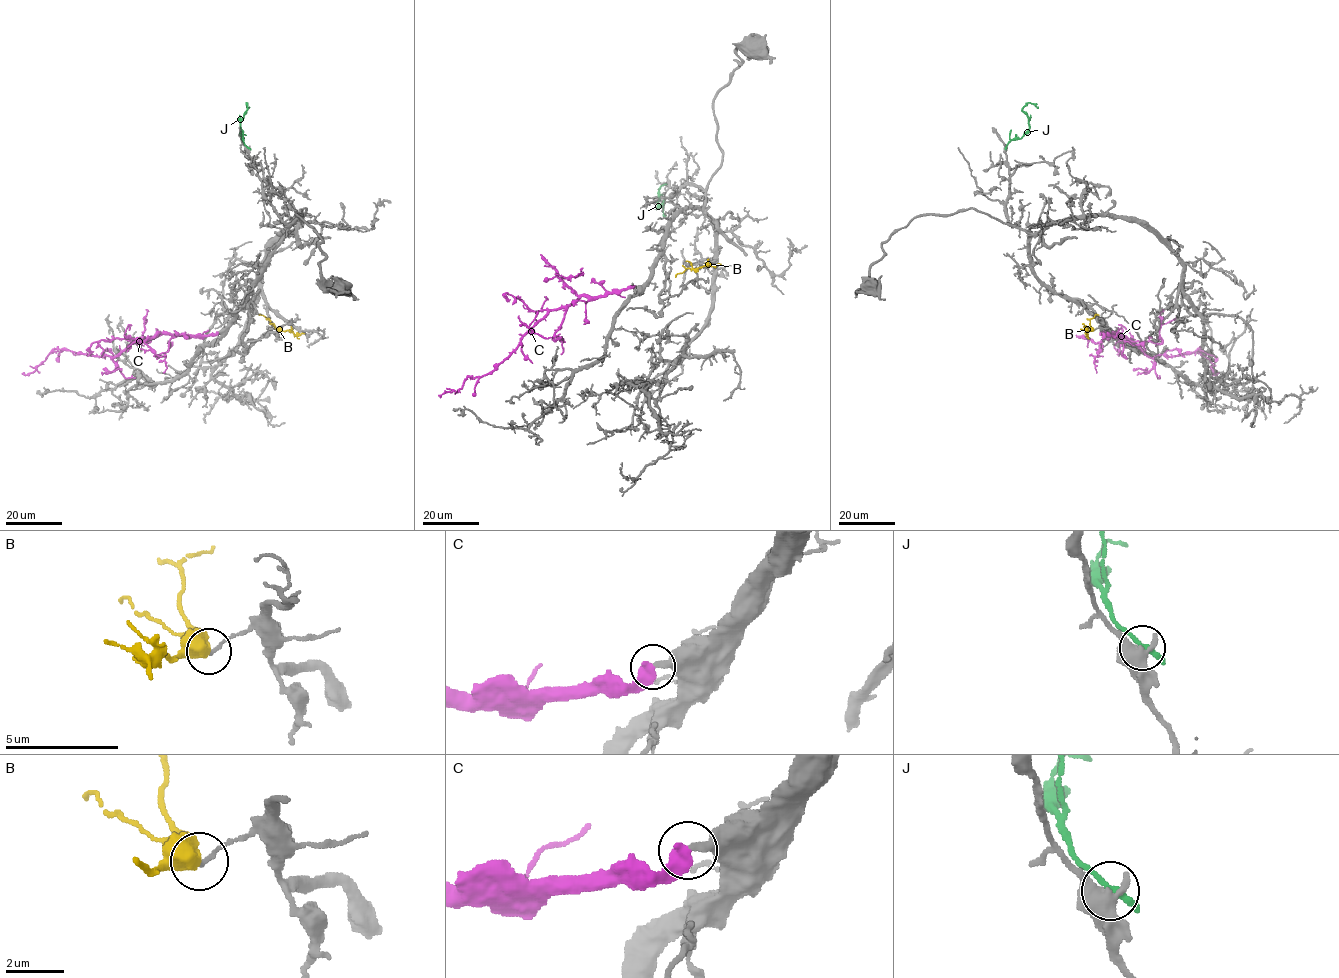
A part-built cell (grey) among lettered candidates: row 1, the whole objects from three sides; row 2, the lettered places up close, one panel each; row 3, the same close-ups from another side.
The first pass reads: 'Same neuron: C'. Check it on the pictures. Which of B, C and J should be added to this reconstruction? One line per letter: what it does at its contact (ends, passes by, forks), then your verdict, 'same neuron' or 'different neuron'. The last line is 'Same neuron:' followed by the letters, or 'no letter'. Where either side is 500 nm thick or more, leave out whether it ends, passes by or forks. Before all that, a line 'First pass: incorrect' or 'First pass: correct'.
First pass: correct
B: different neuron
C: same neuron
J: it ends there; different neuron
Same neuron: C

